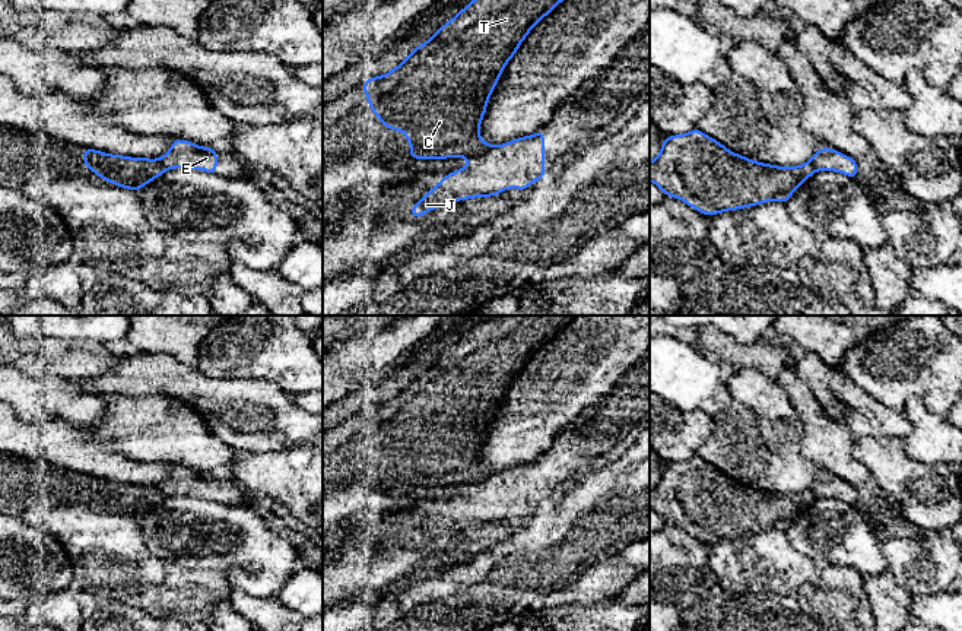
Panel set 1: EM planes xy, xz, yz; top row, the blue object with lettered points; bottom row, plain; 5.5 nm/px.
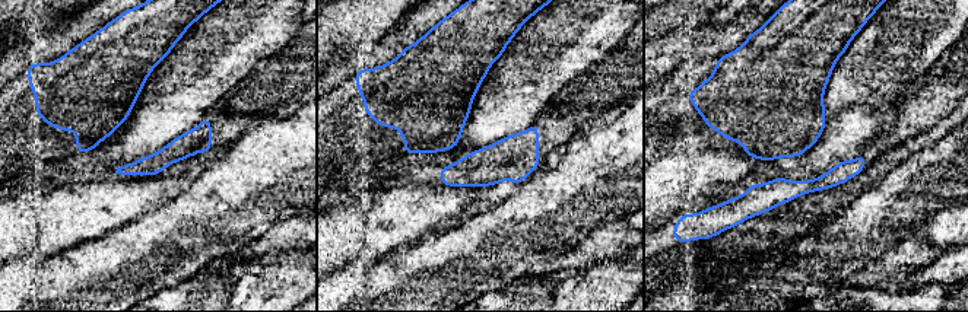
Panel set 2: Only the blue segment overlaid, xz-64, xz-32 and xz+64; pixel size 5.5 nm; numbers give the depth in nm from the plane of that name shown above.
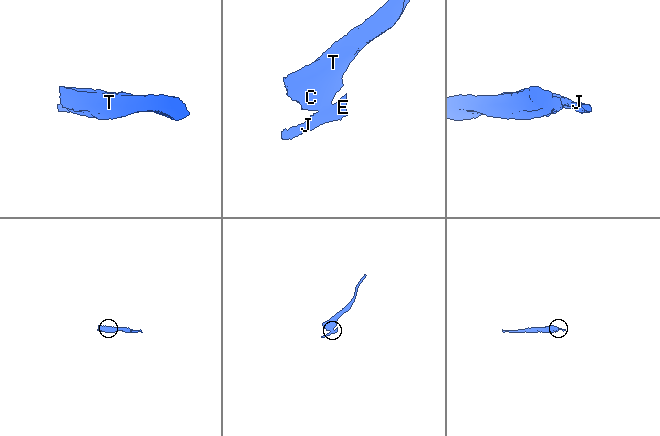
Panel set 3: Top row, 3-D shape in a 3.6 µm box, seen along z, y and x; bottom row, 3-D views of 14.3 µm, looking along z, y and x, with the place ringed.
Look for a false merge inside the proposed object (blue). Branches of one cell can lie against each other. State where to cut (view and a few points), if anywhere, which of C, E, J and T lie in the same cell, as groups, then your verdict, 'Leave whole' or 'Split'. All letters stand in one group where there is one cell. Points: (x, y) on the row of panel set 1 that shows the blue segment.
Split along xz (492, 146), (472, 158). Groups: C T / E J. Split

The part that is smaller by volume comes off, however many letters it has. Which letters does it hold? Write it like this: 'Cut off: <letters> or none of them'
Cut off: E, J

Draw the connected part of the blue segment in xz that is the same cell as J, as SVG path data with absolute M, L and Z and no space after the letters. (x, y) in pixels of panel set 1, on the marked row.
M540 129L534 134L492 146L472 158L464 168L444 175L410 207L410 216L419 219L454 202L495 197L509 188L527 191L531 183L546 175L545 130Z

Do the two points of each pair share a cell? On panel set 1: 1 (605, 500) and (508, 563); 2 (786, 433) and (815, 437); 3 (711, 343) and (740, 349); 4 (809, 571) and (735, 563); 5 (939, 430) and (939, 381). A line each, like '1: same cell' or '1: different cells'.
1: same cell
2: different cells
3: same cell
4: same cell
5: different cells

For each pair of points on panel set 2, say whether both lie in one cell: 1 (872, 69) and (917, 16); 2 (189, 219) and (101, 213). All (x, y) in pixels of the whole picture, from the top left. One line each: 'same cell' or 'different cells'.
1: same cell
2: different cells

